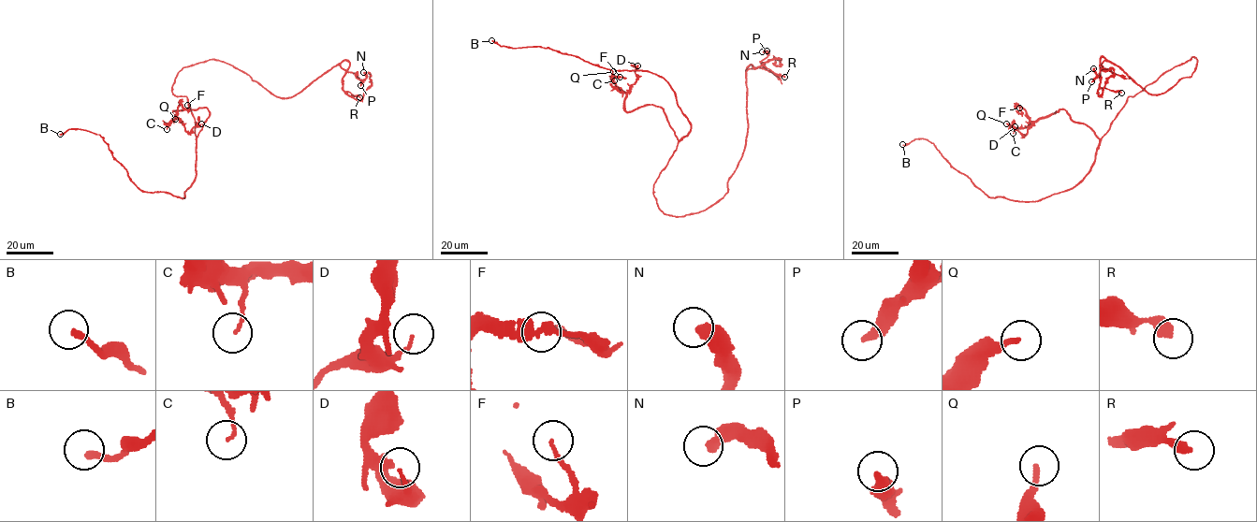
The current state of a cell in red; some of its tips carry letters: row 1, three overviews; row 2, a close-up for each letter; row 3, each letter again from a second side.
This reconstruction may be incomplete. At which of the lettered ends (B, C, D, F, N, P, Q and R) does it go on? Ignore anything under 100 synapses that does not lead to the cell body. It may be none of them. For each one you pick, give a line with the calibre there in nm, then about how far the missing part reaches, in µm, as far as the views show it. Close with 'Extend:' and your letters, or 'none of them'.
Extend: none of them

